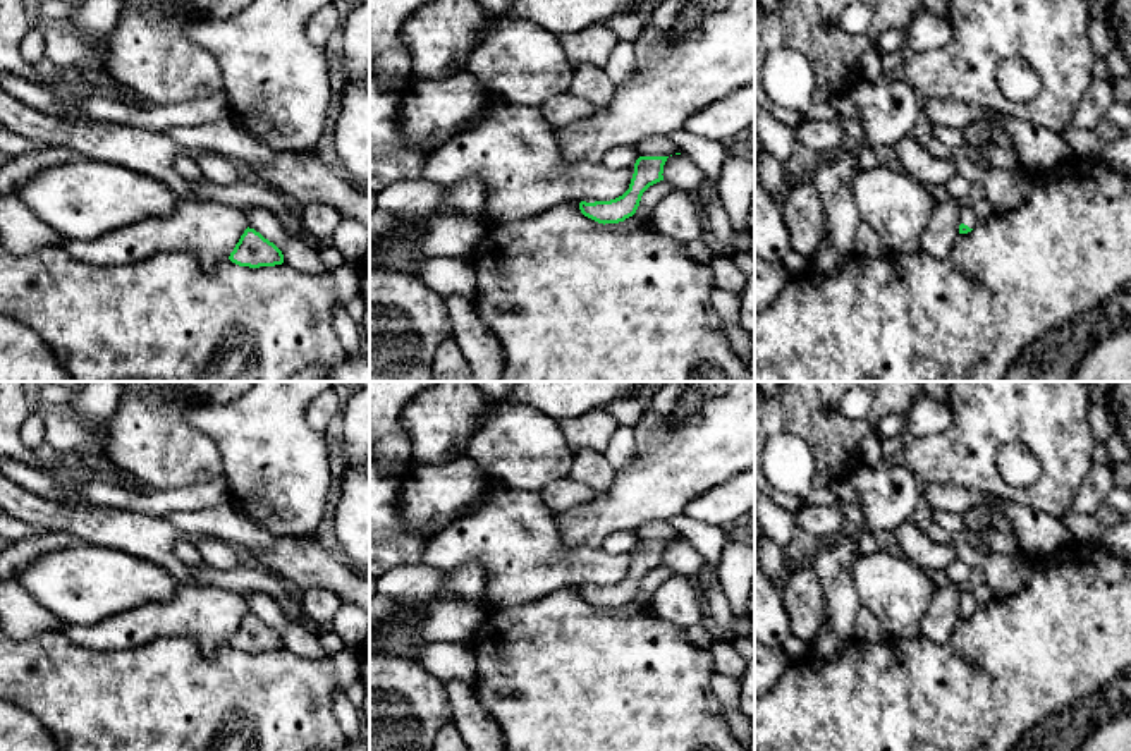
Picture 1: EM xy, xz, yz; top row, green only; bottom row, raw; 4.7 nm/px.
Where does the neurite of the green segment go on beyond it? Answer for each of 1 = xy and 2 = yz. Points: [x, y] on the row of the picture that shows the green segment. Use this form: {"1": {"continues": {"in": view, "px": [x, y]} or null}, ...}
{"1": {"continues": null}, "2": {"continues": {"in": "yz", "px": [966, 217]}}}

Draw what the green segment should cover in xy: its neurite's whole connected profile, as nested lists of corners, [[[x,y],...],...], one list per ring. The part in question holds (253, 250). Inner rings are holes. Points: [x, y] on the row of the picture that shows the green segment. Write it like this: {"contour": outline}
{"contour": [[[246,229],[229,259],[239,266],[260,268],[284,263],[282,251],[254,229]]]}

